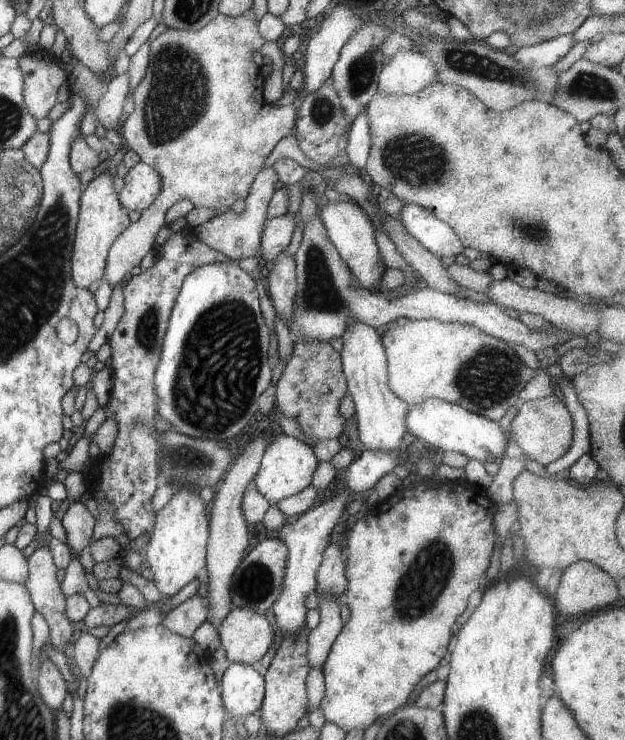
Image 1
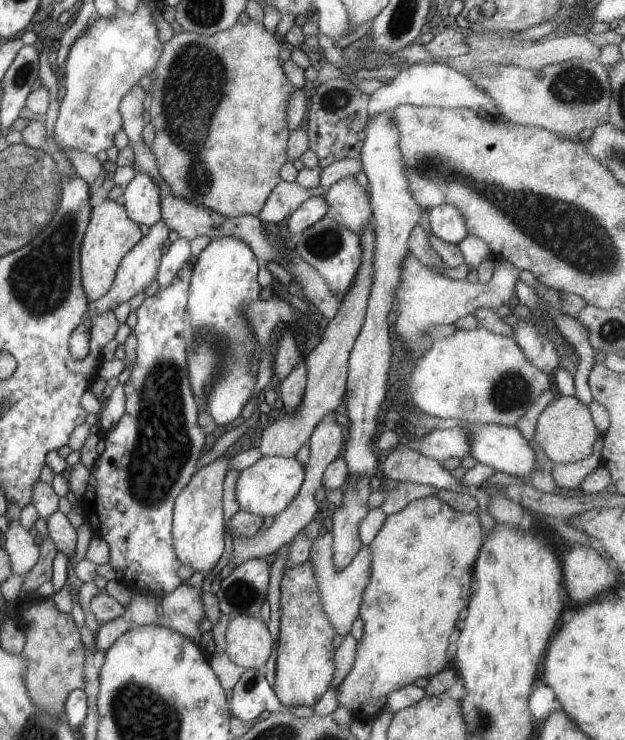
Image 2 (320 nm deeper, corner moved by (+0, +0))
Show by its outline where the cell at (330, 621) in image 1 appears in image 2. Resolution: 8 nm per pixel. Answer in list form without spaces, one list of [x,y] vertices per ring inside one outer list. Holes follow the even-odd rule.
[[[329,532],[313,538],[307,562],[313,566],[313,580],[315,580],[315,586],[317,586],[317,596],[319,596],[319,602],[321,602],[321,610],[325,612],[325,616],[335,634],[345,636],[349,633],[351,624],[359,615],[361,594],[363,594],[363,590],[367,586],[367,578],[369,578],[370,554],[368,546],[361,544],[349,565],[343,569],[335,570],[331,560],[331,540]]]

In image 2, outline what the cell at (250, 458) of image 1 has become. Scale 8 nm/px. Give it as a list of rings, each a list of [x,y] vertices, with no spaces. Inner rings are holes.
[[[368,225],[361,232],[359,238],[361,266],[359,266],[359,270],[355,274],[355,280],[349,286],[347,294],[340,300],[337,313],[327,322],[321,341],[304,357],[306,378],[305,388],[303,388],[303,394],[301,394],[301,402],[289,414],[281,411],[273,423],[267,424],[265,430],[261,432],[259,443],[254,445],[262,457],[295,457],[299,448],[308,443],[309,436],[313,432],[313,428],[317,426],[317,422],[325,414],[329,414],[332,411],[335,412],[343,395],[345,395],[348,355],[353,347],[355,338],[357,338],[357,334],[359,334],[361,324],[363,324],[365,306],[367,305],[367,298],[369,298],[369,288],[371,288],[371,254],[373,254],[373,230],[371,225]]]

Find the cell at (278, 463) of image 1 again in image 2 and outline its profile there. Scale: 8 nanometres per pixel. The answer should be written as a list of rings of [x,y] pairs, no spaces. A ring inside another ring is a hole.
[[[265,456],[242,469],[235,484],[235,502],[240,510],[256,516],[275,517],[287,508],[287,504],[298,494],[304,480],[304,466],[293,456]]]

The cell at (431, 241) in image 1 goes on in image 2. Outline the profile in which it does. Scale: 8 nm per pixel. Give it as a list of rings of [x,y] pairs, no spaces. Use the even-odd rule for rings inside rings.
[[[441,204],[427,212],[430,232],[441,242],[457,245],[463,238],[468,236],[465,222],[449,204]]]

